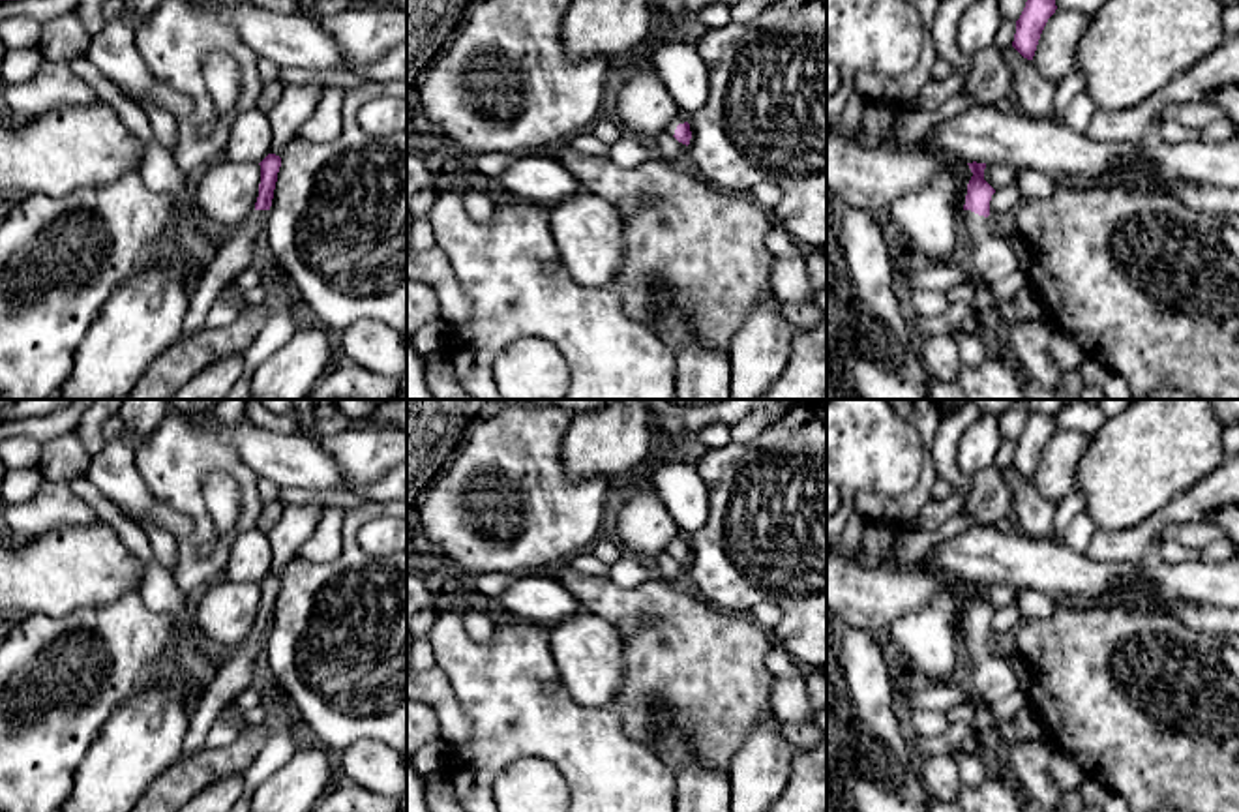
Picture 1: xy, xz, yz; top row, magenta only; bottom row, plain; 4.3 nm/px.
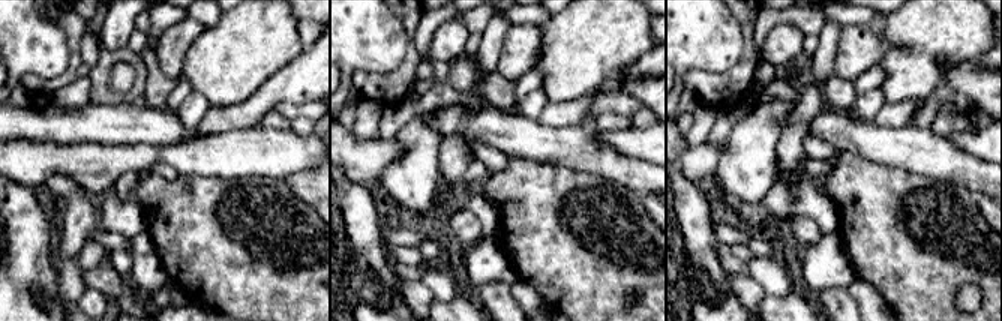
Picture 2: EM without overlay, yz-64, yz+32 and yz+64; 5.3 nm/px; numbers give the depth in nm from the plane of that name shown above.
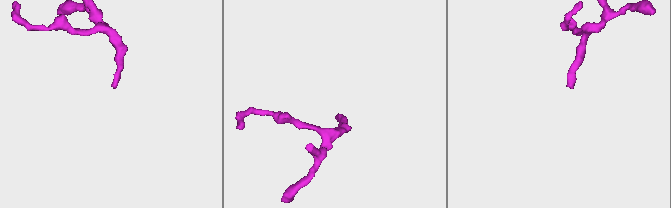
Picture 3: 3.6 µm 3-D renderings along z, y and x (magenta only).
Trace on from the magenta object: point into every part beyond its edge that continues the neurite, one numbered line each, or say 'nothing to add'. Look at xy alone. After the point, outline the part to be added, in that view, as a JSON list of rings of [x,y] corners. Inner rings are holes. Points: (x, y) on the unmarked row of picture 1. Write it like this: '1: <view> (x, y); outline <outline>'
1: xy (237, 676); outline [[[253,630],[249,638],[236,647],[234,654],[217,668],[216,679],[193,701],[182,743],[182,758],[206,748],[204,741],[221,707],[232,703],[238,694],[253,688],[257,656],[266,645],[266,634],[268,630]]]

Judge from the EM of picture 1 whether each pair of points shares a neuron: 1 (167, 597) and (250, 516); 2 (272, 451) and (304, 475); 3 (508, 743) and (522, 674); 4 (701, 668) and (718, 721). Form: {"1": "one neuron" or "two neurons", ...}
{"1": "two neurons", "2": "one neuron", "3": "one neuron", "4": "one neuron"}

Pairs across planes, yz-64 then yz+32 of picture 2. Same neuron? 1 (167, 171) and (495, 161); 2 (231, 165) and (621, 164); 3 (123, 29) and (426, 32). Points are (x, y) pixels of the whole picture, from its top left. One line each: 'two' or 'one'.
1: one
2: two
3: two

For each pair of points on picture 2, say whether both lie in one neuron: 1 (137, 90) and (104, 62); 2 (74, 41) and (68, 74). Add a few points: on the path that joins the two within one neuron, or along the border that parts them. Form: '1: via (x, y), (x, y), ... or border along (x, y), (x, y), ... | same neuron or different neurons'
1: via (122, 98), (114, 98), (104, 87), (104, 77) | same neuron
2: via (74, 48), (72, 66) | same neuron

